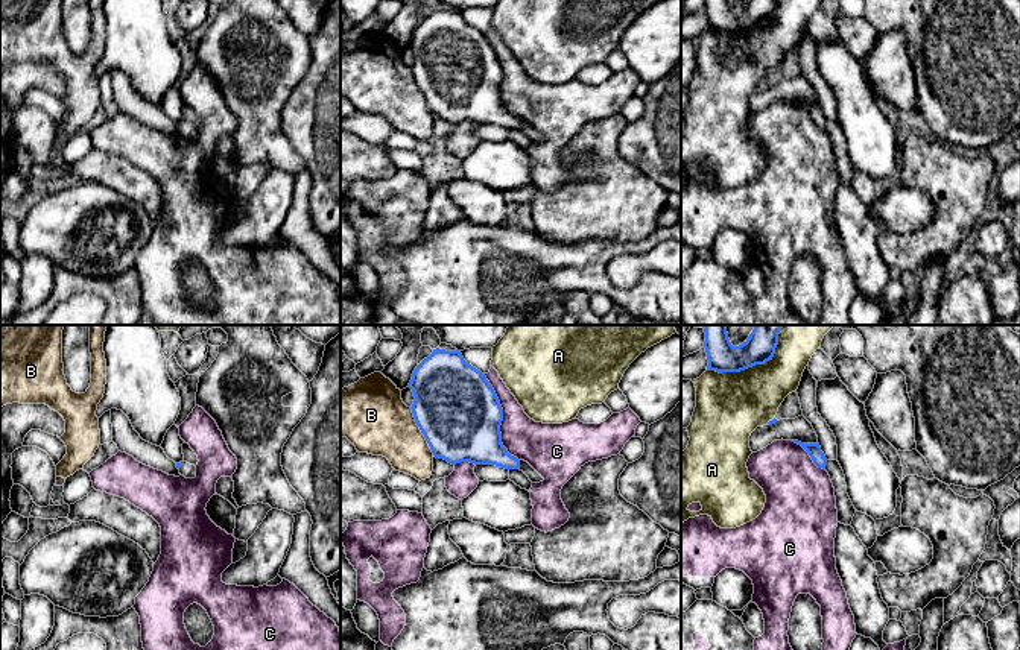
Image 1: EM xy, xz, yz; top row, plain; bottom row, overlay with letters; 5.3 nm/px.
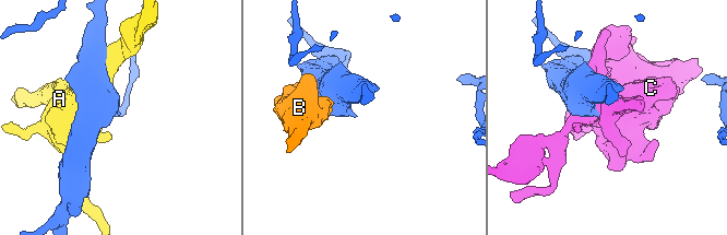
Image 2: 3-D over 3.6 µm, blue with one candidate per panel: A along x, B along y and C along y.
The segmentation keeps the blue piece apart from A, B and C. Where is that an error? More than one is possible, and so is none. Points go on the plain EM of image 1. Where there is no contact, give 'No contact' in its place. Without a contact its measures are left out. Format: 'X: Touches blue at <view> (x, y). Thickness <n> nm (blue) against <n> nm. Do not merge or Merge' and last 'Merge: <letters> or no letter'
A: Touches blue at yz (747, 28). Thickness 160 nm (blue) against 360 nm. Do not merge
B: Touches blue at xz (421, 91). Thickness 440 nm (blue) against 340 nm. Do not merge
C: Touches blue at xz (502, 78). Thickness 440 nm (blue) against 220 nm. Do not merge
Merge: no letter

